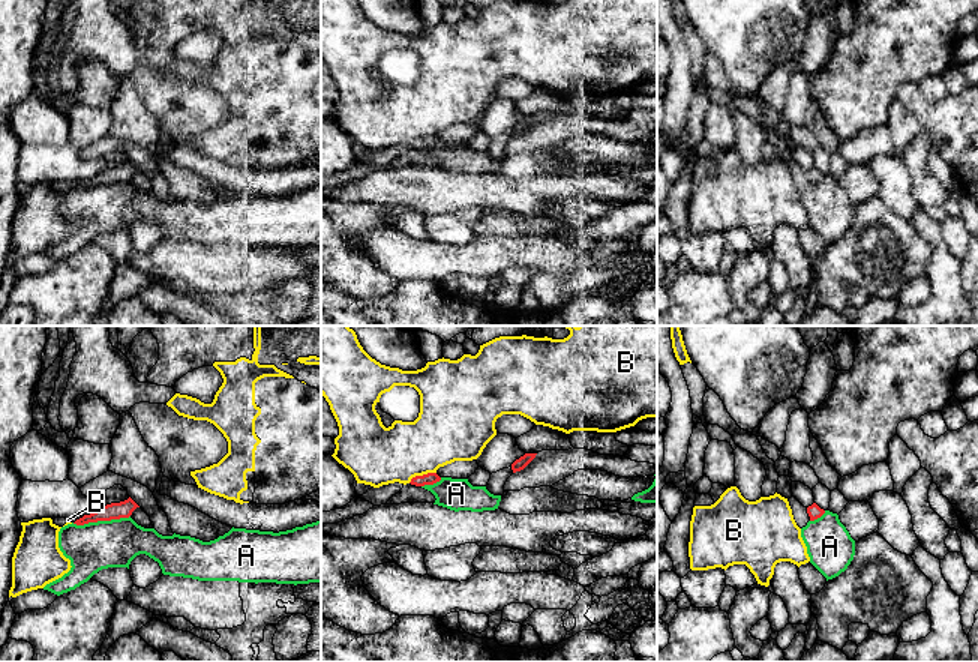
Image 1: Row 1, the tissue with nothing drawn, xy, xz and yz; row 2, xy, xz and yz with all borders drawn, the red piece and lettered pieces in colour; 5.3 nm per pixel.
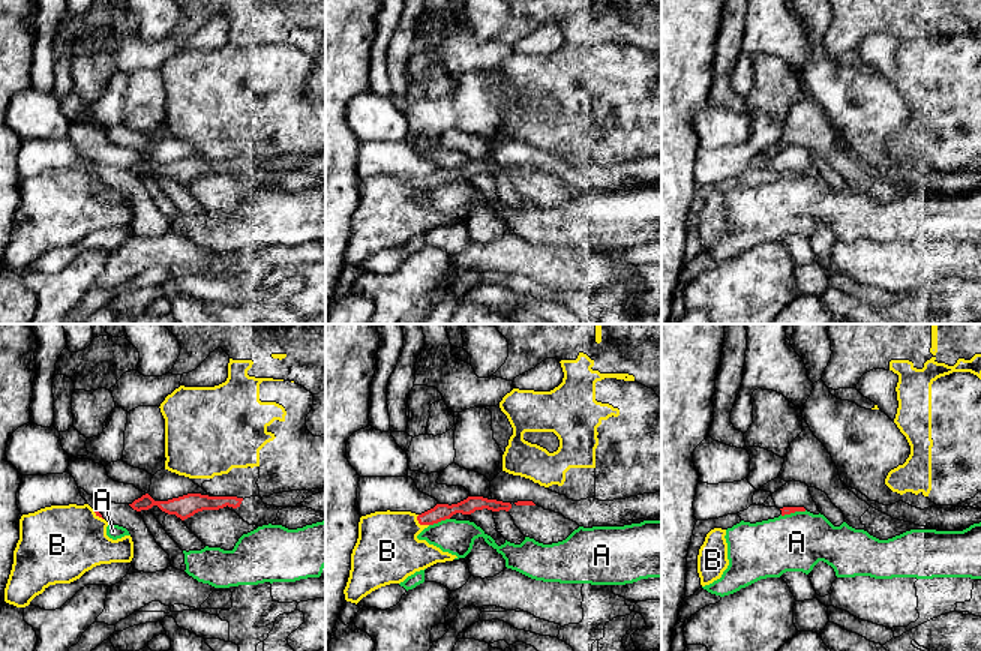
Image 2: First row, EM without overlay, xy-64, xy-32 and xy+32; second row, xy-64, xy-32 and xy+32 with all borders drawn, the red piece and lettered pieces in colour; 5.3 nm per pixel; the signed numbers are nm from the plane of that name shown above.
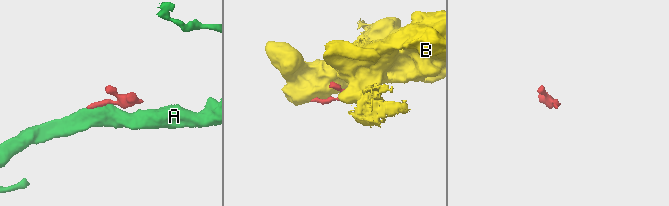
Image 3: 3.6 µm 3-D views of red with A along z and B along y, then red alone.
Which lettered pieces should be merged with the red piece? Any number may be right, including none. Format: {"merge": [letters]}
{"merge": ["B"]}

